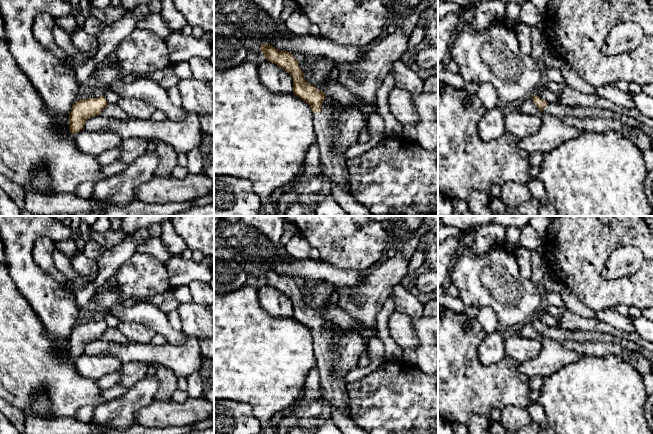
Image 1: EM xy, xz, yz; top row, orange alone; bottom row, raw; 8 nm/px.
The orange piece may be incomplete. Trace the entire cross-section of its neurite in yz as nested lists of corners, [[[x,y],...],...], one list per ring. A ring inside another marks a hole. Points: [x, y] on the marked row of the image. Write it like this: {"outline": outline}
{"outline": [[[532,95],[532,100],[535,106],[543,113],[553,115],[561,120],[567,117],[575,118],[614,118],[621,123],[641,129],[648,136],[653,138],[653,129],[639,122],[635,116],[622,115],[617,112],[612,112],[606,109],[568,106],[561,103],[547,103],[544,99],[537,95]]]}

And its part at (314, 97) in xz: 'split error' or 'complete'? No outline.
split error

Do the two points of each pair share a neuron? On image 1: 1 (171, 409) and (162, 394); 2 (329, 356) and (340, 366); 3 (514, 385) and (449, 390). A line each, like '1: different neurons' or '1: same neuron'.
1: different neurons
2: different neurons
3: same neuron

